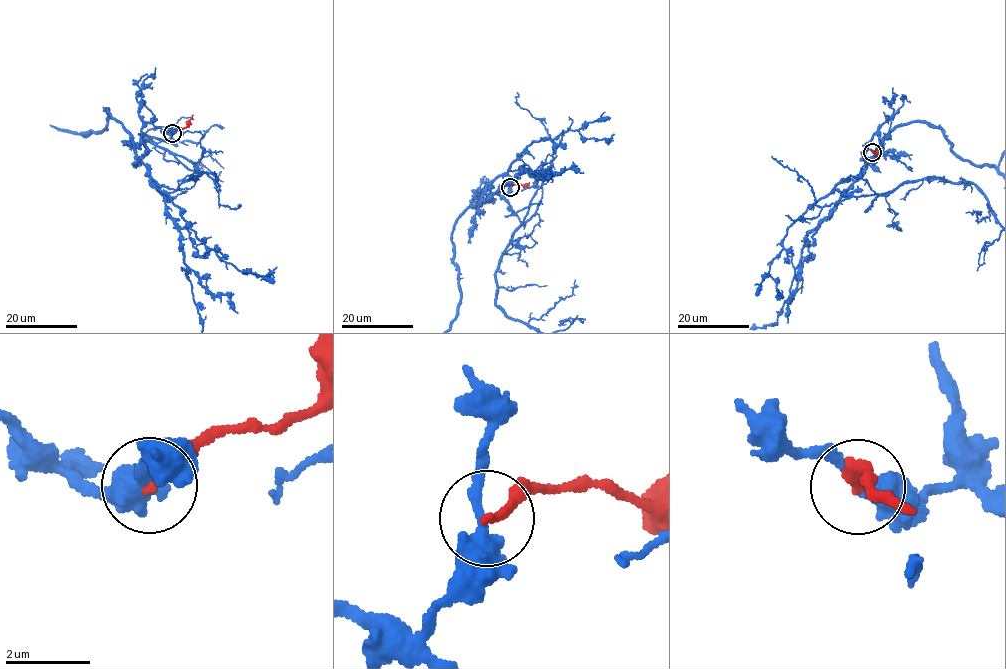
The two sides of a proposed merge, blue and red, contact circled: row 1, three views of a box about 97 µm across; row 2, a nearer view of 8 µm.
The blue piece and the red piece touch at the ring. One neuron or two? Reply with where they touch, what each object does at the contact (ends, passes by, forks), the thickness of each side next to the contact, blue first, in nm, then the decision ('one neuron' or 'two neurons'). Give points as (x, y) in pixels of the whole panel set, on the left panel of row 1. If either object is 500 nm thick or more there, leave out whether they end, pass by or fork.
(172, 133) | blue passes by | red ends | 400/220 nm | two neurons

